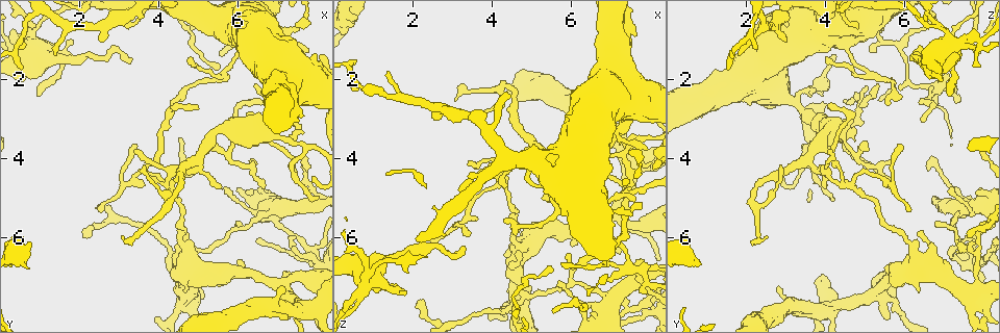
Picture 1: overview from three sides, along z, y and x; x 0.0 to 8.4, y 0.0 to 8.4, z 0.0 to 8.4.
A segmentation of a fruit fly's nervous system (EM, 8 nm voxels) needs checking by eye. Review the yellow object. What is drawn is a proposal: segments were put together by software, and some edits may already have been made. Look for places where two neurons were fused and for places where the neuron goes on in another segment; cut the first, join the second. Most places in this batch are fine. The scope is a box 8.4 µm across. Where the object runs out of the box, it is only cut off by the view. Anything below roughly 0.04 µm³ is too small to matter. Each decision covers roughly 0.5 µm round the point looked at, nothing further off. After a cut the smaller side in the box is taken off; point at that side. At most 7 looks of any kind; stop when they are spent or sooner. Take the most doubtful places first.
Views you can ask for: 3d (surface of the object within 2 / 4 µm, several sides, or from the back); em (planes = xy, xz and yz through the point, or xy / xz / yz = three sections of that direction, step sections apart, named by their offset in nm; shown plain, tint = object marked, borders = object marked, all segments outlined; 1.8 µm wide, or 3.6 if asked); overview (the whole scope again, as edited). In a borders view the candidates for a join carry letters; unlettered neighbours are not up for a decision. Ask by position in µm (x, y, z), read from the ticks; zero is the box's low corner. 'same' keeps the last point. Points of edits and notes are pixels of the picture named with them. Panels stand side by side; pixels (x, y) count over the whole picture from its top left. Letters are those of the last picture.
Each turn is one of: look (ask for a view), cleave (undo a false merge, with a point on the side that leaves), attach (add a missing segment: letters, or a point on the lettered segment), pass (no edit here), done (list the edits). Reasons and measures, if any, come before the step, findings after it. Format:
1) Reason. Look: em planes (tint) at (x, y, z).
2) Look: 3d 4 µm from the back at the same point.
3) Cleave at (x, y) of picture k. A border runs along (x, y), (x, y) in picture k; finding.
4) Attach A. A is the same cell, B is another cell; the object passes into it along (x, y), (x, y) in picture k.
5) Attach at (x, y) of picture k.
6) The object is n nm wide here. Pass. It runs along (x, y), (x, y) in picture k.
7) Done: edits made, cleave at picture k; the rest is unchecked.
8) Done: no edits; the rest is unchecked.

Sharp bend. Look: em yz step 4 (tint) at (7.50, 7.75, 4.15).

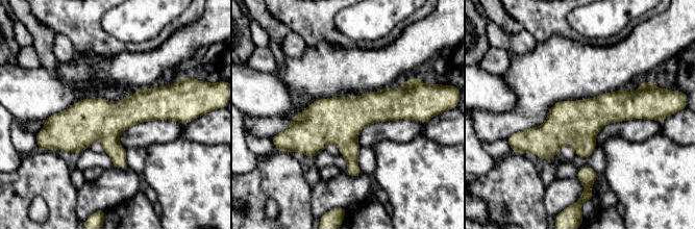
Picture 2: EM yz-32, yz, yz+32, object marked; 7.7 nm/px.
Another direction. Look: em planes (borders) at the same point.

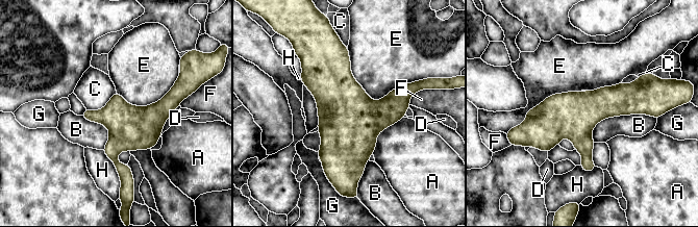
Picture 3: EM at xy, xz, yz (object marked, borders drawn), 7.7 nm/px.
Pass. A, B, C, D, E, F, G and H are other cells; it runs along (645, 105), (595, 105), (523, 129) in picture 3; all the same neuron.

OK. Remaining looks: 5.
Calibre changes. Look: em planes (borders) at (6.85, 5.25, 7.45).

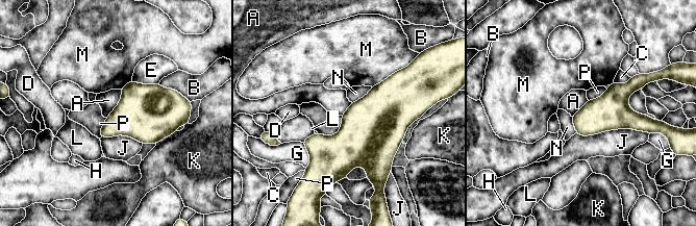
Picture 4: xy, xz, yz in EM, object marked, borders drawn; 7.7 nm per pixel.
The longest contact is with J, 550 nm. Pass. A, B, C, D, E, G, H, J, K, L, M, N and P are other cells; a border runs along (121, 90), (119, 103), (106, 118) in picture 4; all the same neuron.

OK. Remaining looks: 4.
Sharp bend. Look: em planes (plain) at (7.40, 2.65, 4.90).

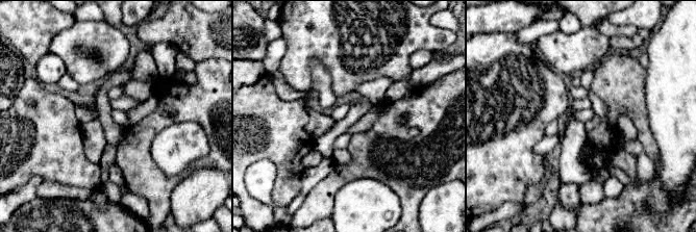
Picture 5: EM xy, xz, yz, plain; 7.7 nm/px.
Look: em planes (borders) at the same point.

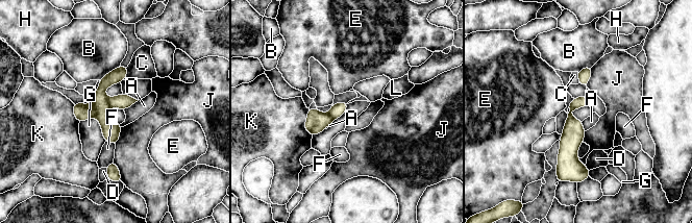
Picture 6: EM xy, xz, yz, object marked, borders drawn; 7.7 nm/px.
Cleave at (82, 112) of picture 6. A, B, C, D, E, F, G, H, J, K and L are other cells; a border runs along (94, 102), (96, 116) in picture 6; two neurons meet here.

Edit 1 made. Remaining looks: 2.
Done: edits made, cleave at picture 6; the rest is unchecked.

